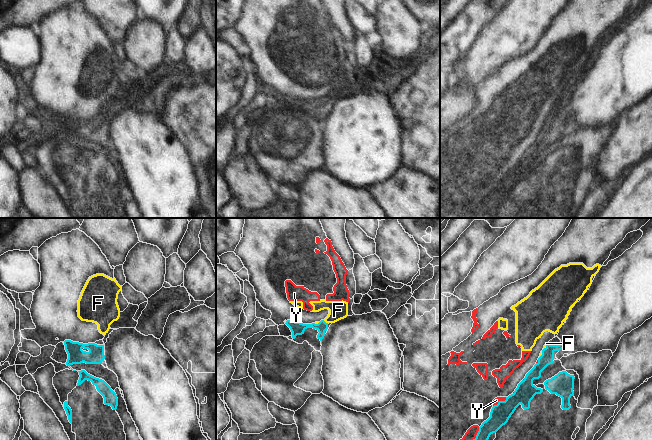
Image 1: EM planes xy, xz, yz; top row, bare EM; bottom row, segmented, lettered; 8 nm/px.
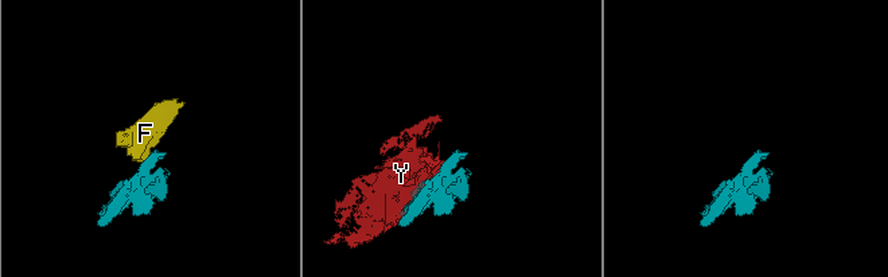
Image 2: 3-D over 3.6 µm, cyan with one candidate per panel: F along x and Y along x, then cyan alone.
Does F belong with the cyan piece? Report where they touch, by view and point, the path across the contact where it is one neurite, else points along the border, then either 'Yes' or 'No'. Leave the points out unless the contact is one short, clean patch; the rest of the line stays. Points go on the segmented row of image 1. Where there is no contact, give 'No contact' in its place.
Touches cyan at xz (325, 322). Boundary: xz (323, 320), (328, 323). No.

